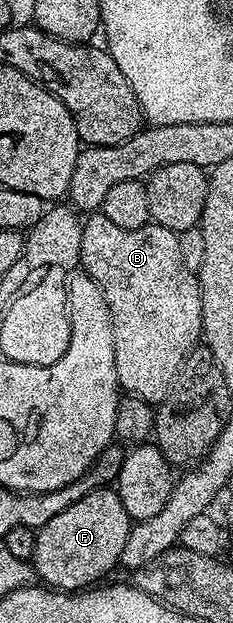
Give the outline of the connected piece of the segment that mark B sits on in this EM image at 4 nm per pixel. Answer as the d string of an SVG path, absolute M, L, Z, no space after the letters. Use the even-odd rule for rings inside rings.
M95 212L90 215L91 219L83 222L83 231L81 232L81 256L77 260L82 273L89 275L95 283L101 288L101 292L105 296L105 304L109 304L109 312L113 320L113 356L115 357L115 367L117 368L117 380L120 387L130 397L140 398L152 404L164 402L167 399L167 393L171 390L175 378L179 375L179 370L183 367L183 361L187 355L200 345L201 335L203 333L203 297L199 291L199 280L196 271L185 268L185 260L181 260L181 244L176 231L148 224L141 228L121 228L117 224L113 224L113 220L109 220L102 212Z

